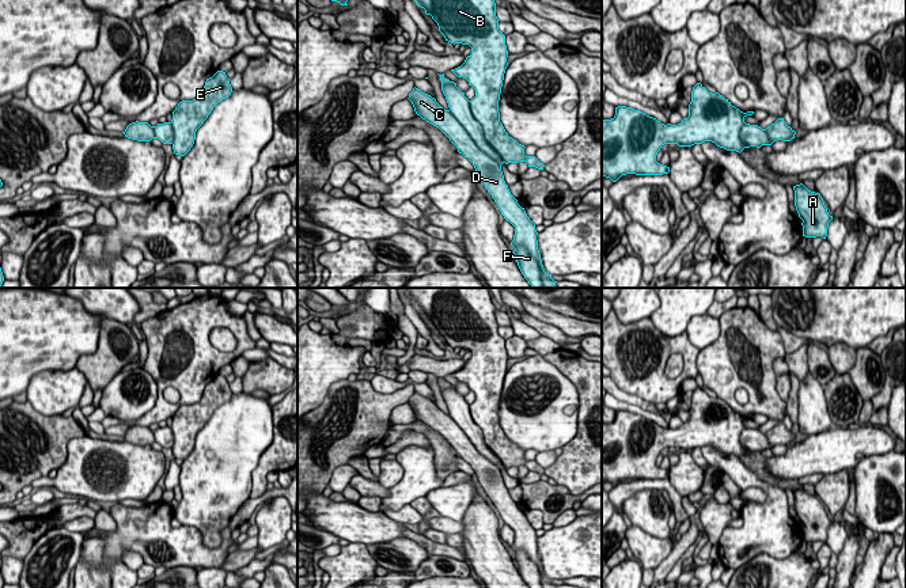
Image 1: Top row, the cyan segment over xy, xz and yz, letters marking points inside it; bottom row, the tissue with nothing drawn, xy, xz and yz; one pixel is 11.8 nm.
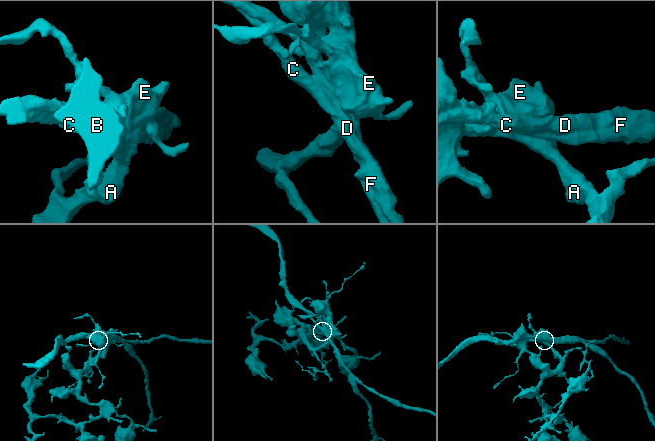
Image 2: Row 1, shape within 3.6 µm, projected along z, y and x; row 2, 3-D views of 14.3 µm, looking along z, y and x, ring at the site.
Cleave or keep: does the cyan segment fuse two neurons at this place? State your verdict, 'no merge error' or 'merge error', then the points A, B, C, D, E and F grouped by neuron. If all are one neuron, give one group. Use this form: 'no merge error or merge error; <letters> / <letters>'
no merge error; A B C D E F

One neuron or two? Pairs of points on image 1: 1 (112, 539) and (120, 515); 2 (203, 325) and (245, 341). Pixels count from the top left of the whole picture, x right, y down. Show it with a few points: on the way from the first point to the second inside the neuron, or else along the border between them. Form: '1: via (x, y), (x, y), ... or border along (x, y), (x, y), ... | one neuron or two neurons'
1: via (117, 534), (121, 530), (121, 520) | one neuron
2: via (213, 321), (227, 321), (237, 330) | one neuron

